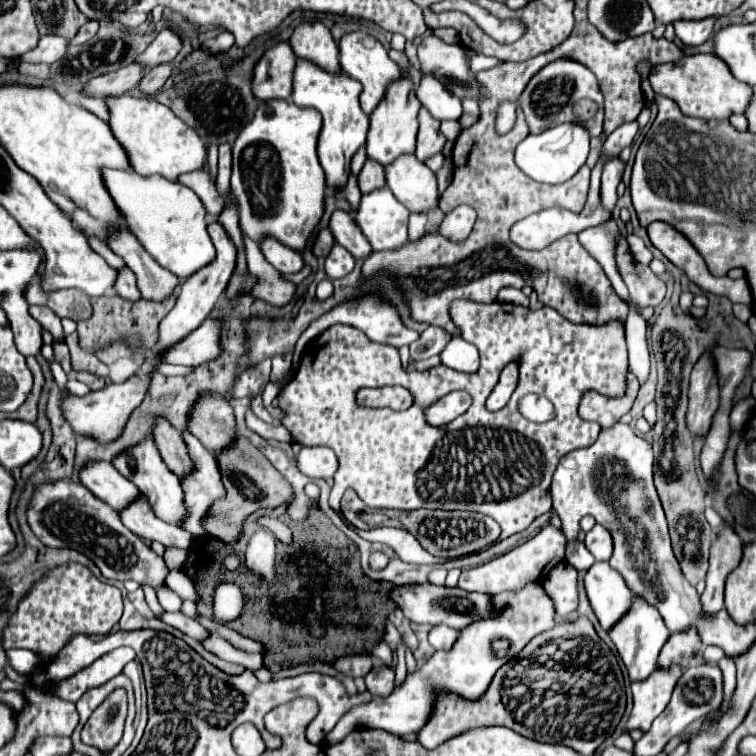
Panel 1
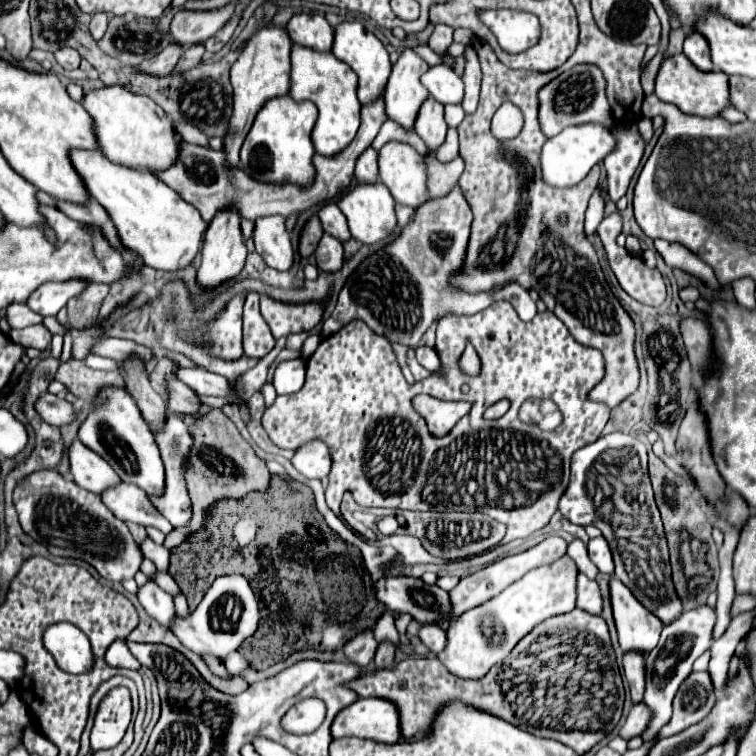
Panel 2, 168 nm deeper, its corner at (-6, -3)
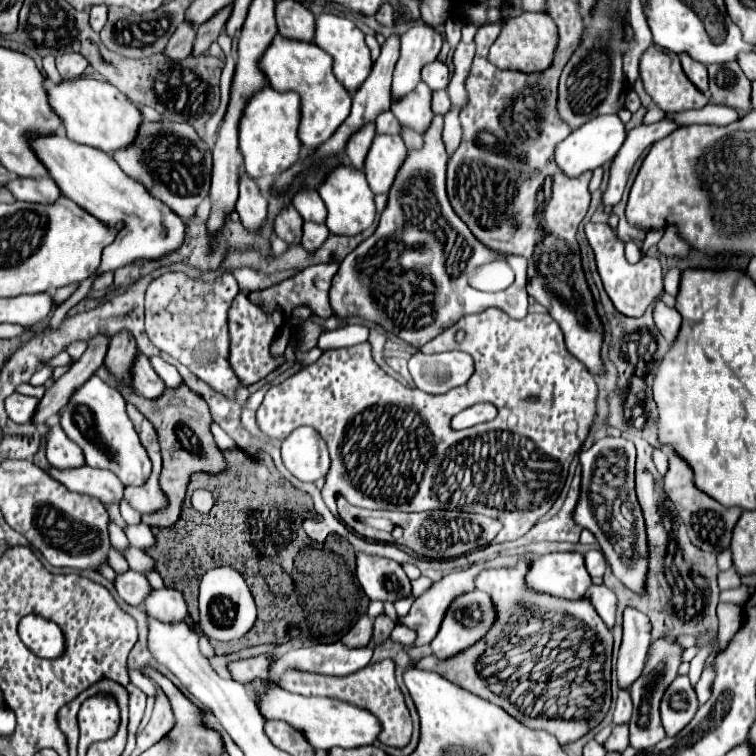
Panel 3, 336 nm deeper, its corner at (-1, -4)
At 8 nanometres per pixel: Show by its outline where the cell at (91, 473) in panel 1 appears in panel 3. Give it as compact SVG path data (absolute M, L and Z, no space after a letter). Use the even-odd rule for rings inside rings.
M59 425L51 427L45 435L45 453L47 461L53 467L81 467L85 463L83 451L77 443L73 443Z

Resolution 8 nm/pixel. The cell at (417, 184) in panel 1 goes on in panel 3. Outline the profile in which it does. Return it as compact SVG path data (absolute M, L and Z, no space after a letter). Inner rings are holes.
M377 133L373 145L365 157L365 177L373 193L387 195L391 187L391 179L395 179L395 171L399 171L399 163L403 163L407 147L399 135Z

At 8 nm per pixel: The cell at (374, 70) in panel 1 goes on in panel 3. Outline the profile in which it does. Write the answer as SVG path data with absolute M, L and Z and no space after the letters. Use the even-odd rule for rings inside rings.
M321 13L315 21L313 41L315 41L315 45L325 49L333 57L333 75L347 87L347 91L359 89L359 85L367 79L367 75L371 73L371 67L373 67L373 61L371 61L367 45L365 45L363 31L357 29L357 25L345 17Z

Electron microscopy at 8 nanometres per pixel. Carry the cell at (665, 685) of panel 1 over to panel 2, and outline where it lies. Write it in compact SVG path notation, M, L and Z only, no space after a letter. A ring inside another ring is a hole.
M644 702L634 704L632 710L630 710L630 714L628 714L626 724L624 724L622 730L620 730L620 736L626 738L626 740L630 740L632 736L642 734L642 732L648 728L650 720L652 720L652 710L650 710Z

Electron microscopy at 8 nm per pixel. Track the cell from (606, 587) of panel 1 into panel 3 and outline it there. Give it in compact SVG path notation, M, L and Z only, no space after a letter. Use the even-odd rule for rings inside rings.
M625 609L623 613L623 643L617 659L617 683L621 689L629 689L641 675L647 649L649 649L649 619L637 609Z

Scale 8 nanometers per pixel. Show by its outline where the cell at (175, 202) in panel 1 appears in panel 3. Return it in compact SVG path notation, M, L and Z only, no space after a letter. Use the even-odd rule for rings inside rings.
M61 133L33 137L31 149L37 155L37 159L47 167L49 177L53 177L53 181L61 189L63 197L85 207L85 211L89 211L97 219L103 219L107 225L117 223L117 221L125 223L125 227L123 227L123 231L119 231L117 239L103 249L99 269L89 279L81 282L71 297L52 313L49 325L53 329L57 329L68 311L87 297L91 291L93 279L101 271L103 273L115 271L123 265L133 263L135 259L157 259L161 255L167 255L167 253L179 249L183 243L183 235L185 235L185 223L175 213L171 213L167 207L163 207L163 203L159 203L155 197L147 195L147 189L141 183L135 183L135 179L123 175L121 167L111 159L111 155L107 155L99 149L79 145Z

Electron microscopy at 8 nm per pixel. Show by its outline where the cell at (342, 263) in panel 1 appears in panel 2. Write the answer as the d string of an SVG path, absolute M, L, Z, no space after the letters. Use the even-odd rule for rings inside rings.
M324 234L318 248L316 248L316 260L318 260L318 268L322 272L328 272L328 274L338 272L344 266L344 260L346 260L342 242Z

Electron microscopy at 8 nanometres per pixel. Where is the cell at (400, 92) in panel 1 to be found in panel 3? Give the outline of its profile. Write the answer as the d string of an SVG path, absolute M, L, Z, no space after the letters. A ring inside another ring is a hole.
M413 25L401 37L401 57L393 73L393 97L413 91L421 79L421 67L437 59L443 45L443 35L429 25Z

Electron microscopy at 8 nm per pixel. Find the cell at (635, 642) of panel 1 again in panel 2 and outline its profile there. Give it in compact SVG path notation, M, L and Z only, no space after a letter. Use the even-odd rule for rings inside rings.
M630 650L624 654L624 674L630 684L630 694L634 702L640 702L646 688L646 652Z

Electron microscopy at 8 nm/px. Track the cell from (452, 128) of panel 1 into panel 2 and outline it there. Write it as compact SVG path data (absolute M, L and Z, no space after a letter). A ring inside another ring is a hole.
M446 106L446 124L456 128L464 120L464 110L460 106Z

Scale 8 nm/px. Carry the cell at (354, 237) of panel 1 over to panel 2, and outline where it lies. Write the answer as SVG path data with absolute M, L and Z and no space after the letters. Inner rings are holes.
M334 202L322 206L322 210L318 212L318 218L320 218L326 234L338 238L340 242L348 242L352 238L352 234L348 230L348 224L346 224L346 218L344 218L342 210Z

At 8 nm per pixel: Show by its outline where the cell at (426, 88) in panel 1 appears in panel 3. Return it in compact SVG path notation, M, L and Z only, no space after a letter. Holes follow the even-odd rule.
M441 61L427 63L421 71L421 79L435 91L435 89L447 89L449 85L449 71L447 65Z

